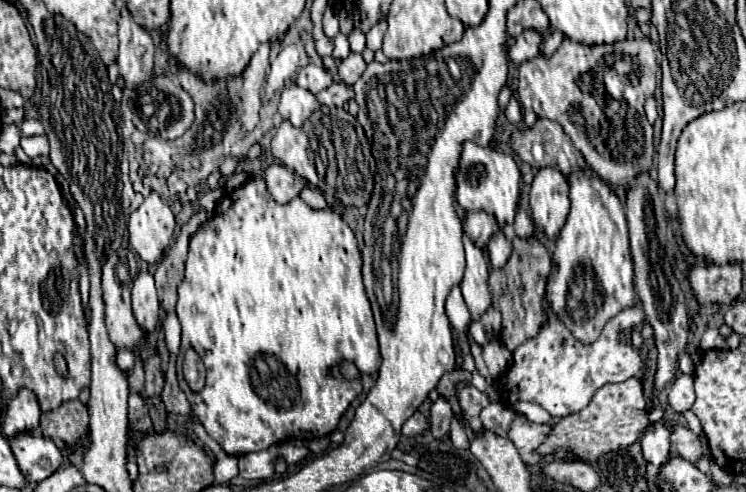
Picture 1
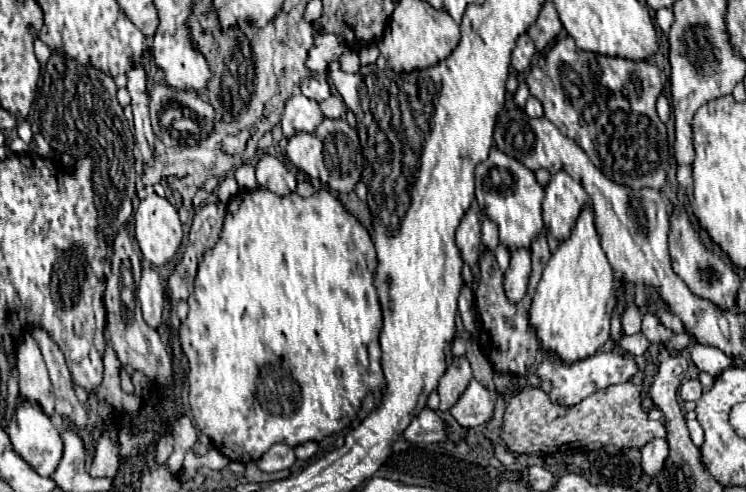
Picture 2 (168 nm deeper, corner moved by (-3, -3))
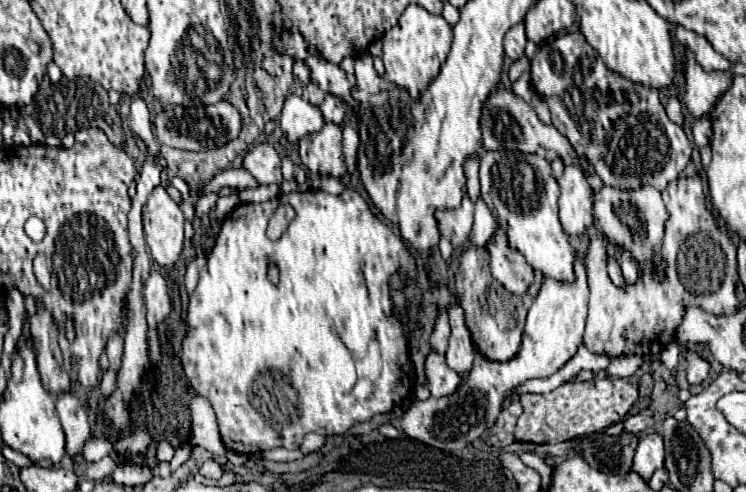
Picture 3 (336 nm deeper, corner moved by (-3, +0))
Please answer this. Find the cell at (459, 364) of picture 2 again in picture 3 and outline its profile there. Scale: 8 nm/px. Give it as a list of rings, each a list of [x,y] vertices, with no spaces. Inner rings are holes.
[[[451,305],[447,309],[449,323],[451,323],[451,337],[447,347],[447,365],[457,371],[459,375],[465,375],[473,367],[475,357],[475,345],[471,339],[471,333],[465,325],[465,315],[461,305]]]

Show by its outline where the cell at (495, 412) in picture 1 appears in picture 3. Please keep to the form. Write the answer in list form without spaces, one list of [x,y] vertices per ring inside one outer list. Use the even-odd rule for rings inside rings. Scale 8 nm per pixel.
[[[597,377],[593,381],[565,383],[545,395],[525,393],[521,397],[521,405],[525,411],[517,419],[515,439],[529,443],[561,443],[603,431],[605,427],[623,421],[638,397],[636,387],[617,377]]]

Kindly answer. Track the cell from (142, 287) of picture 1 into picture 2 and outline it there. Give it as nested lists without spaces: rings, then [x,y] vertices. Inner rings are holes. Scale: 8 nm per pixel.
[[[143,266],[143,276],[137,288],[137,300],[141,302],[143,318],[151,328],[157,328],[161,324],[165,296],[163,296],[163,282],[159,274],[151,266]]]

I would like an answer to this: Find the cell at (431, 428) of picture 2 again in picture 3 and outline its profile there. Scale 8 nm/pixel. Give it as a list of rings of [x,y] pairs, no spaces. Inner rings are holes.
[[[579,259],[575,263],[573,283],[561,283],[553,279],[543,281],[527,313],[521,351],[511,357],[511,361],[487,361],[487,357],[477,353],[473,369],[467,377],[463,377],[459,389],[447,397],[429,397],[425,401],[413,401],[411,409],[407,409],[405,417],[401,419],[401,429],[411,439],[417,439],[443,451],[461,451],[475,439],[483,437],[495,425],[503,401],[507,401],[523,381],[535,377],[549,377],[575,355],[577,347],[583,343],[587,299],[587,273],[583,259]]]

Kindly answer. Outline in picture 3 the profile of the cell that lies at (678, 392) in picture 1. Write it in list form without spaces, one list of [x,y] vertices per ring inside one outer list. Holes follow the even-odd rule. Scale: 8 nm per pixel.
[[[685,349],[683,357],[685,357],[685,365],[687,365],[687,381],[691,385],[697,385],[697,383],[701,383],[701,381],[705,381],[709,377],[711,365],[697,351]]]

